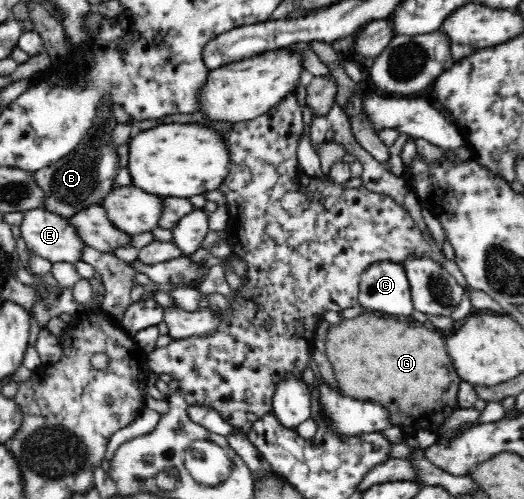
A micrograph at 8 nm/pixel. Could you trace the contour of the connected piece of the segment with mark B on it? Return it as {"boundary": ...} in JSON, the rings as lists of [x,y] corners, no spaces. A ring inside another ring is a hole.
{"boundary":[[[105,98],[97,106],[97,113],[92,119],[89,133],[73,153],[64,155],[57,163],[48,165],[33,172],[35,182],[45,191],[43,209],[57,212],[61,217],[70,218],[75,213],[89,206],[101,206],[119,173],[119,157],[112,141],[113,129],[118,124],[113,110],[109,108],[109,100]]]}

